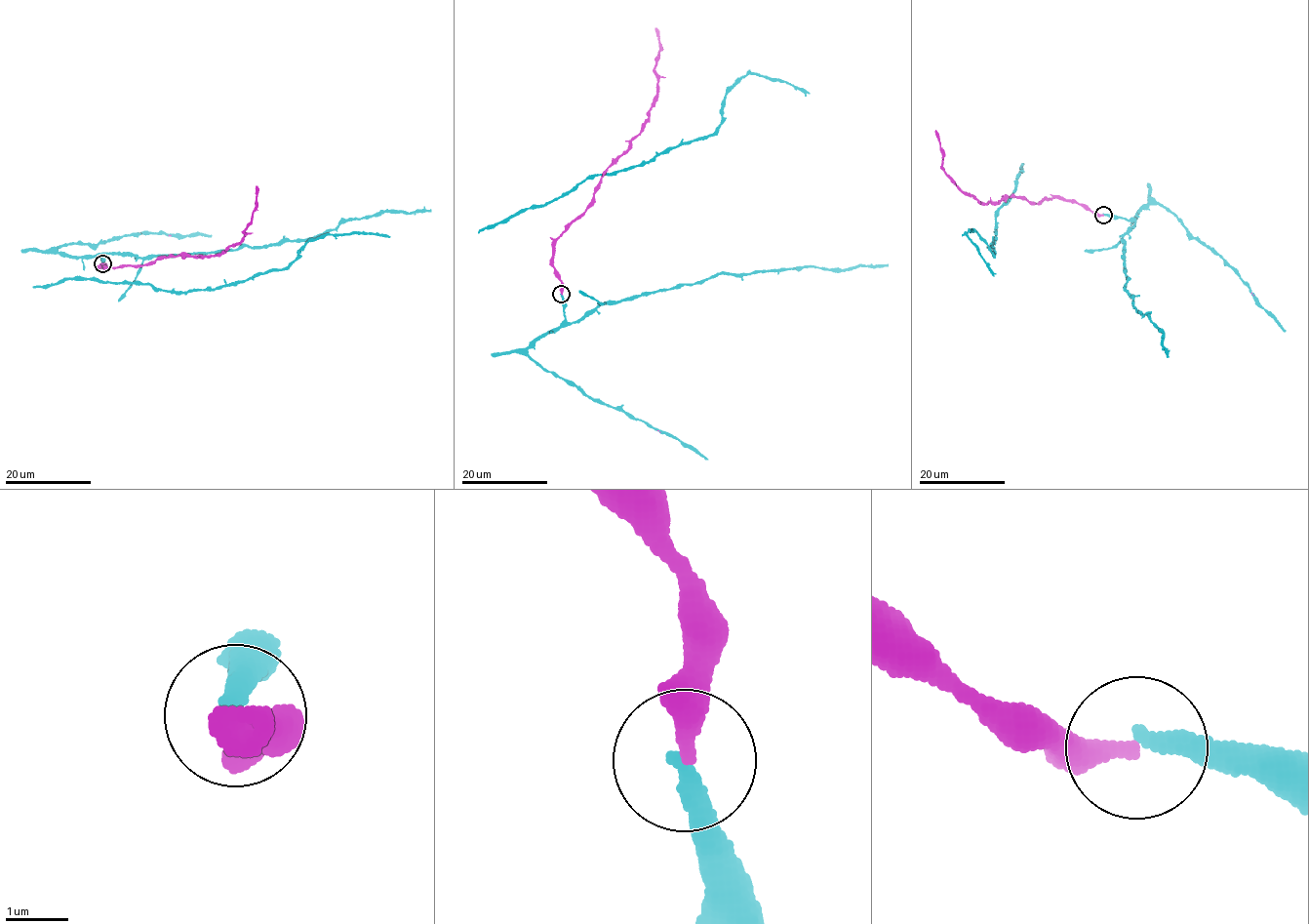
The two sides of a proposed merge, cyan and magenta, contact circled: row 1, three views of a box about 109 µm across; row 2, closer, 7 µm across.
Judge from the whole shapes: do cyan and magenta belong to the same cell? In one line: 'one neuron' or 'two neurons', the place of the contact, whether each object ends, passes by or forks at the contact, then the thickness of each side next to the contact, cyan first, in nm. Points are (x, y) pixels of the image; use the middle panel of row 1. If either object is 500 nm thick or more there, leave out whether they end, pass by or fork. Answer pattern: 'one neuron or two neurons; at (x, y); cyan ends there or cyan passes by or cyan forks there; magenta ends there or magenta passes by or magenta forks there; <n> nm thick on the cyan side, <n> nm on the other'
one neuron; at (561, 294); cyan ends there; magenta ends there; 300 nm thick on the cyan side, 320 nm on the other

